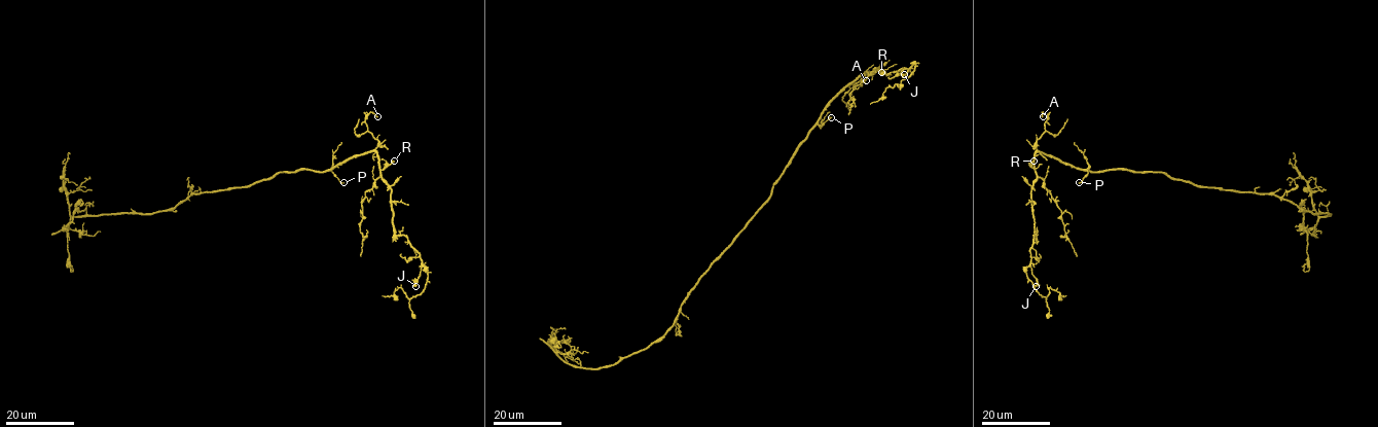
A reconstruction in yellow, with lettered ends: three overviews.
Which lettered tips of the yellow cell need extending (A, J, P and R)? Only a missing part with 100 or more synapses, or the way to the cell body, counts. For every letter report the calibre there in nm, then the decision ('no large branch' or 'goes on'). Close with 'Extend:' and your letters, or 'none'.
A: 160 nm | no large branch
J: 360 nm | no large branch
P: 170 nm | no large branch
R: 160 nm | no large branch
Extend: none

